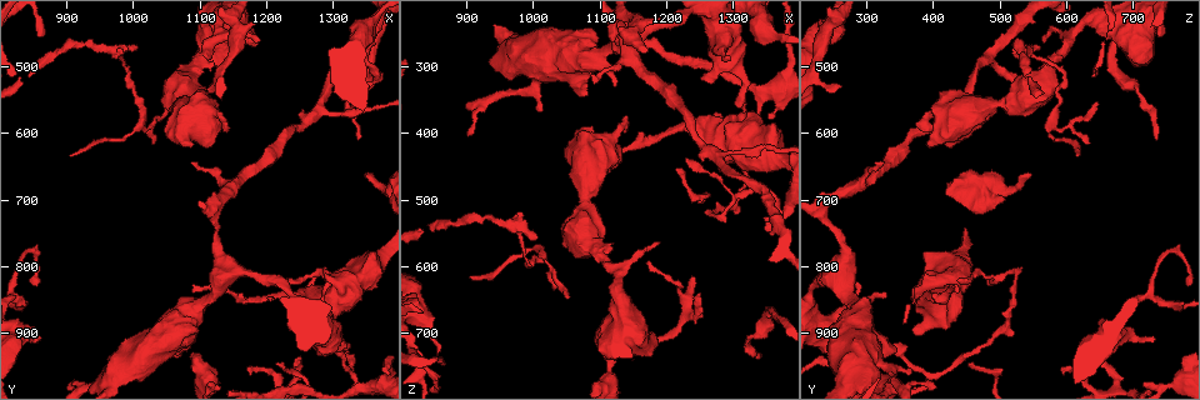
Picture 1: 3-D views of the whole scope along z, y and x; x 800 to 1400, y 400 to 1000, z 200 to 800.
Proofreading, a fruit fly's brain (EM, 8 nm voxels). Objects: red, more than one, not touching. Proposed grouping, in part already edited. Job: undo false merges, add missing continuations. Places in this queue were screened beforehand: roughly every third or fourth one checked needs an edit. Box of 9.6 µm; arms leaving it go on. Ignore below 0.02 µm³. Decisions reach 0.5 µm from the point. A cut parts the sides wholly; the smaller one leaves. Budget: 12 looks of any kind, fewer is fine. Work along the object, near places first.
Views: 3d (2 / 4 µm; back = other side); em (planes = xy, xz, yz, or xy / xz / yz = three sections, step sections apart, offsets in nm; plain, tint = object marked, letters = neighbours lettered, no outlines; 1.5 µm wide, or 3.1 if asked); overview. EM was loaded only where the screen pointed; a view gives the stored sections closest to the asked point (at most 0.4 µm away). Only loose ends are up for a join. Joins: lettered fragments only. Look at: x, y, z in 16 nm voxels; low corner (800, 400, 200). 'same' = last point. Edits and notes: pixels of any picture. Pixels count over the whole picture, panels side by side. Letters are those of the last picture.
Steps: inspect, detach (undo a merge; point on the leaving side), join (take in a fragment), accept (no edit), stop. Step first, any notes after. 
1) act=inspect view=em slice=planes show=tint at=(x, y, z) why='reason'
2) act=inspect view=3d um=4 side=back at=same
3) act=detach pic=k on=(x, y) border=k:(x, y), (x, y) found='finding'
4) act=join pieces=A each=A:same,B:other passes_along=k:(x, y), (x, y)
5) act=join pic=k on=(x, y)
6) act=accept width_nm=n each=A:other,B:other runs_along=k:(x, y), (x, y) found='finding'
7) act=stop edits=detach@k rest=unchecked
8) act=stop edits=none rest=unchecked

act=inspect view=3d um=2 at=(1245, 945, 640) why='tapers out'

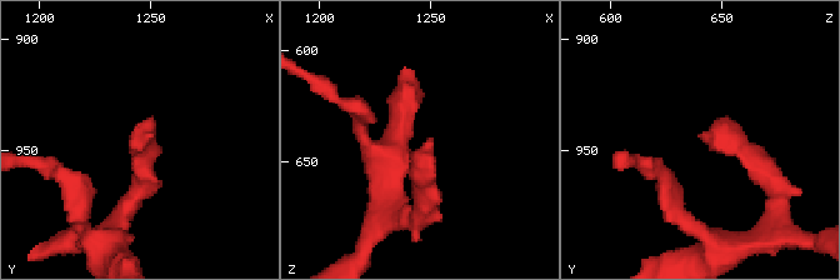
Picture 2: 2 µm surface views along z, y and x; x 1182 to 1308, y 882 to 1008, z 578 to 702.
act=inspect view=em slice=yz step=4 show=letters at=(1248, 945, 641) why='shape alone is not enough'

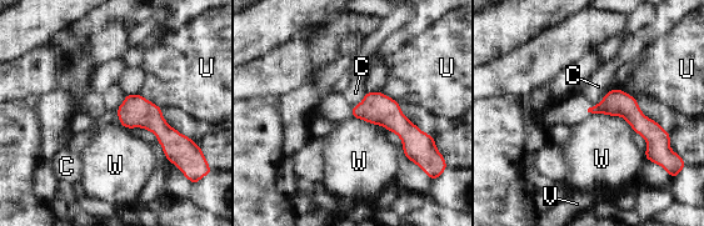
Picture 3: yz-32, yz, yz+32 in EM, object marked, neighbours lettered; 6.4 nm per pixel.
act=inspect view=em slice=planes show=letters at=same why='cut it another way'

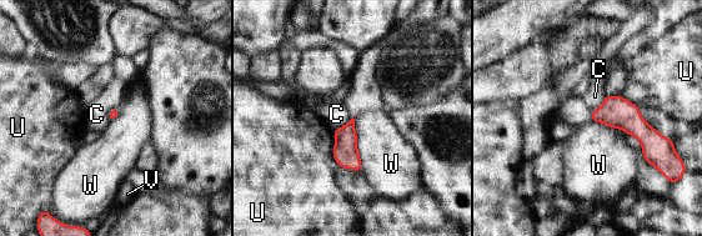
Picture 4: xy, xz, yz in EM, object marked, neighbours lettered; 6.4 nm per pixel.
act=accept longest_contact=W:360nm each=C:other,U:other,V:other,W:other found='none of them fits'

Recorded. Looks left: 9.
act=inspect view=3d um=2 at=(1080, 925, 345) why='thick end'

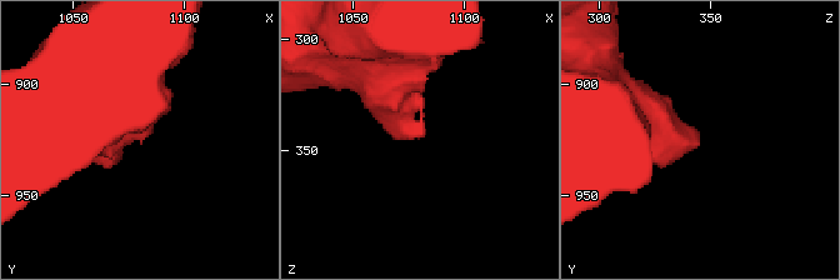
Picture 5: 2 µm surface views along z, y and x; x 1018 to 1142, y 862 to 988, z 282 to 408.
act=inspect view=em slice=planes show=tint at=(1081, 924, 342)

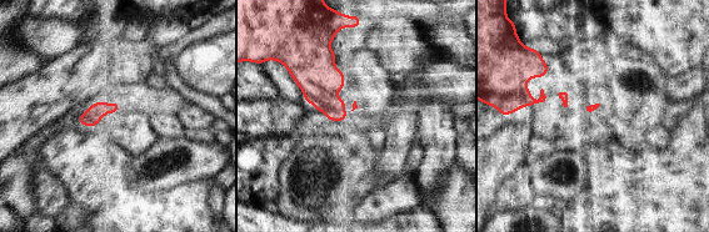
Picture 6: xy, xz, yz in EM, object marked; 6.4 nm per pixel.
act=inspect view=em slice=planes show=letters at=same why='see the neighbours'

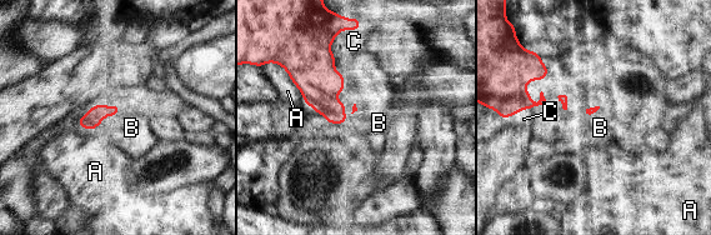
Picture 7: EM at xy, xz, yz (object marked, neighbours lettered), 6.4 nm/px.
act=join pieces=B each=A:other,B:same,C:other found='the cell continues'

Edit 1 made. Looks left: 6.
act=inspect view=overview

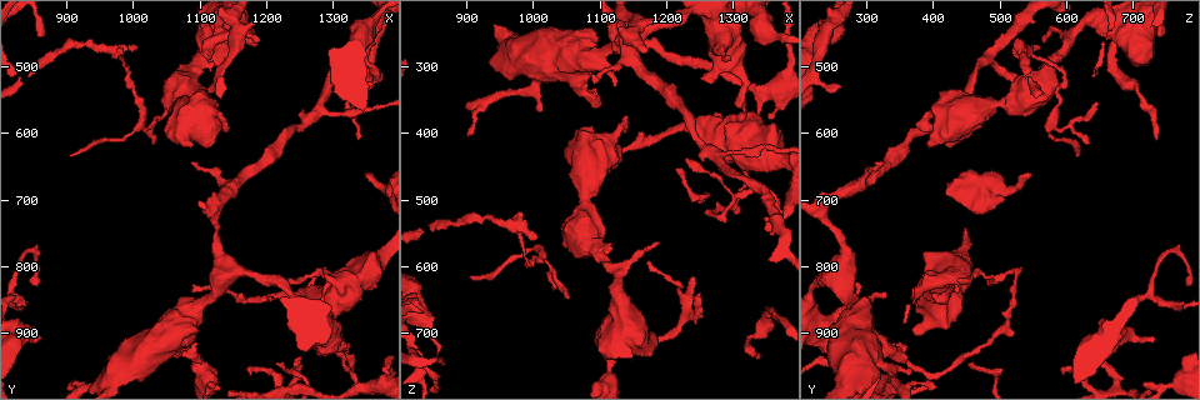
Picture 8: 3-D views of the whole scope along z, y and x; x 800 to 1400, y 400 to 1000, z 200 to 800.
act=inspect view=em slice=planes show=plain at=(1330, 965, 395) why='thin neck'

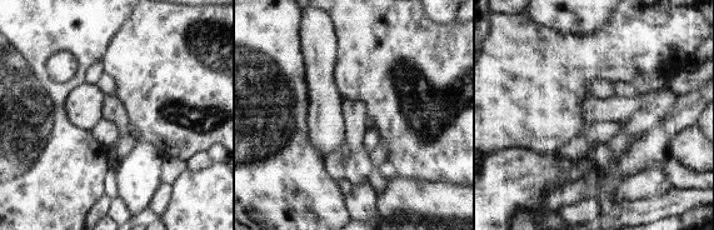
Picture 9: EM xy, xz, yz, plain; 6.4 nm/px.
act=inspect view=em slice=planes show=letters at=same why='see the neighbours'

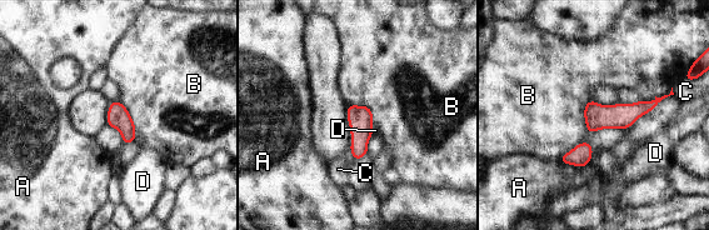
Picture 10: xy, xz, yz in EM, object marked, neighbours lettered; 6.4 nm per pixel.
act=accept each=A:other,B:other,C:other,D:other border=10:(119, 101), (131, 118), (136, 140) found='one cell here'

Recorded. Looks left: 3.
act=inspect view=em slice=planes show=letters at=(1090, 645, 325) why='tapers out'

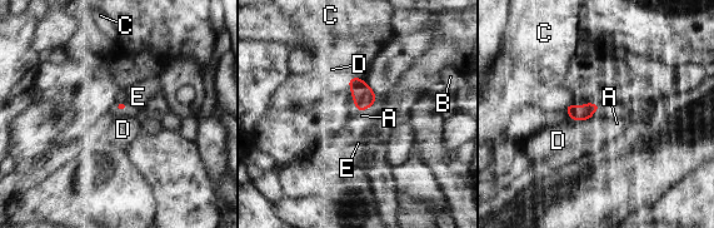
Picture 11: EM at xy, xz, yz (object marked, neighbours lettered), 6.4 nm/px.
act=accept each=A:other,B:other,C:other,D:other,E:other border=11:(599, 108), (587, 119), (568, 117) found='none of them fits'

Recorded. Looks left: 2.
act=inspect view=3d um=2 side=back at=(1185, 465, 565)

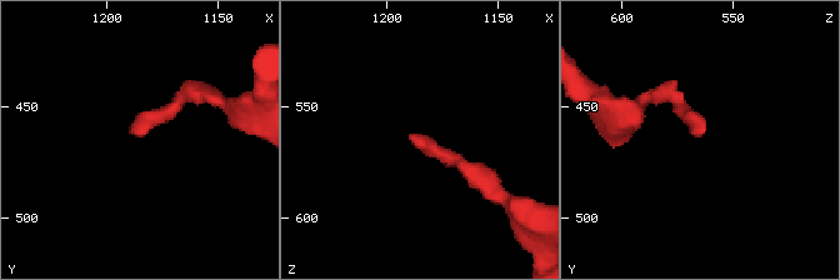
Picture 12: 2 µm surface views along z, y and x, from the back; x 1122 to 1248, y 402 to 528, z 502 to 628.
act=inspect view=em slice=yz step=4 show=letters at=(1186, 465, 564) why='now the EM'

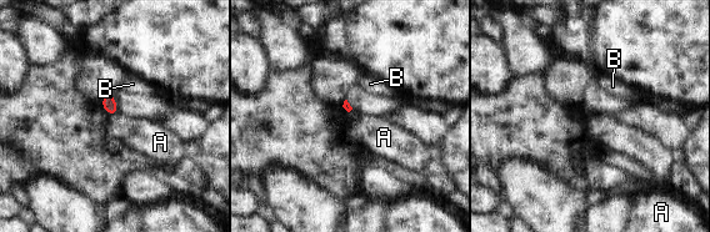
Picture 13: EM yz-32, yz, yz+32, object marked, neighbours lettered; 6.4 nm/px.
act=accept each=A:other,B:other border=13:(118, 110), (110, 115) found='no lettered fragment goes on from it'

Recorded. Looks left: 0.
act=stop edits=join@7 rest=unchecked

